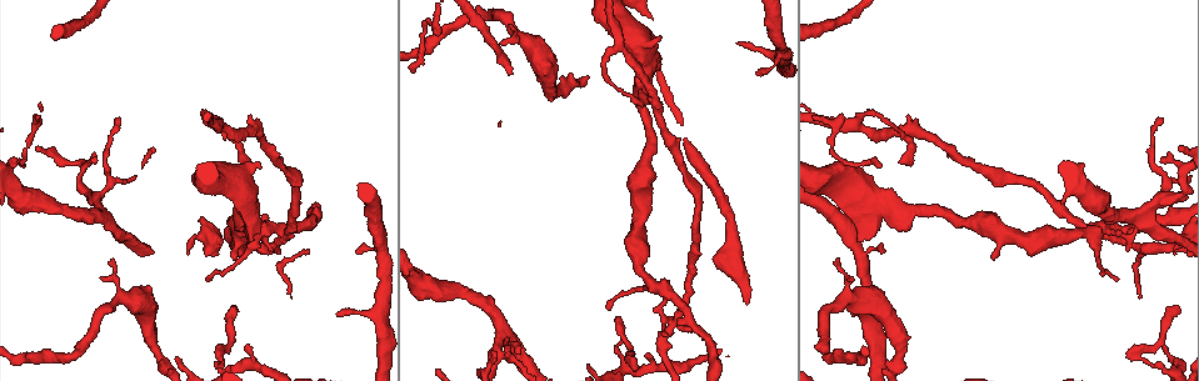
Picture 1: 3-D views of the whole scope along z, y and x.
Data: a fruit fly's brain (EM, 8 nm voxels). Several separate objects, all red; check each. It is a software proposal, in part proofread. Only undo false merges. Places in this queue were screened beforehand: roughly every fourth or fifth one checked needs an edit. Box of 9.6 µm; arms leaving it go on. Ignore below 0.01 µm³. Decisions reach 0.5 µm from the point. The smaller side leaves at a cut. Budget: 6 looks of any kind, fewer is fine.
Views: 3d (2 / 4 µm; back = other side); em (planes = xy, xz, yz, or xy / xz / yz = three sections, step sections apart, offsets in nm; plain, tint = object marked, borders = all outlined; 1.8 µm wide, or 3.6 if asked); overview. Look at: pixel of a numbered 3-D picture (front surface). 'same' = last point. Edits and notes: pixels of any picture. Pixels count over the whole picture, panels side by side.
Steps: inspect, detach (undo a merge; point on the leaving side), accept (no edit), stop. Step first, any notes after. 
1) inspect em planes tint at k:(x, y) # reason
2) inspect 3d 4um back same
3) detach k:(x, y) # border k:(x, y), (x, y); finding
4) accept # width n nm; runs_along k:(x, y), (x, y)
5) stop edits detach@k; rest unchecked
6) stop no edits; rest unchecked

inspect 3d 2um at 1:(1147, 364) # abrupt turn

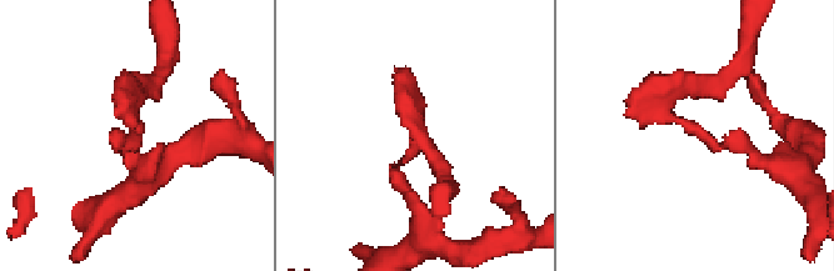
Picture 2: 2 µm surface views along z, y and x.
inspect em xz step 4 tint at 2:(414, 145)

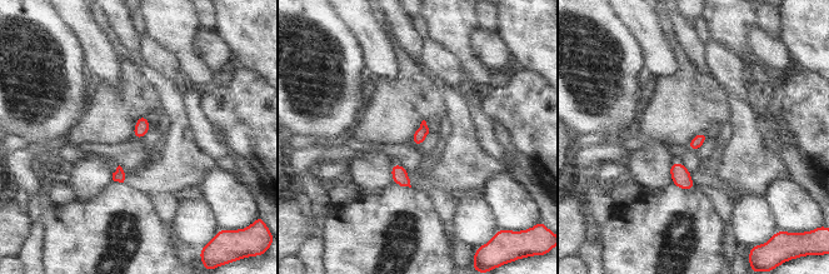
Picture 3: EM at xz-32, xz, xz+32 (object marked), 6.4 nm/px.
inspect em planes tint same # cut it another way

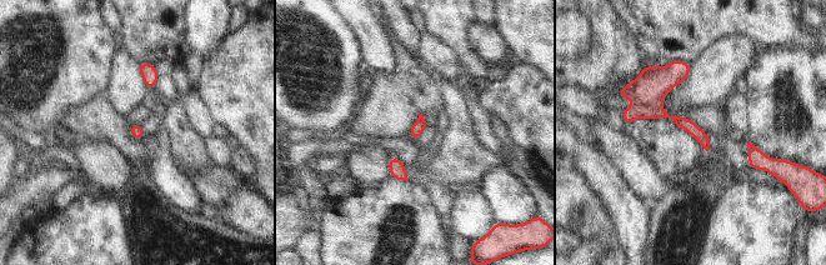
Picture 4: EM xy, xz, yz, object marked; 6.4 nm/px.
detach 4:(654, 83) # border 4:(636, 103), (659, 105); two neurons meet here

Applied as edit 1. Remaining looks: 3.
inspect 3d 4um at 1:(284, 235) # arms run side by side

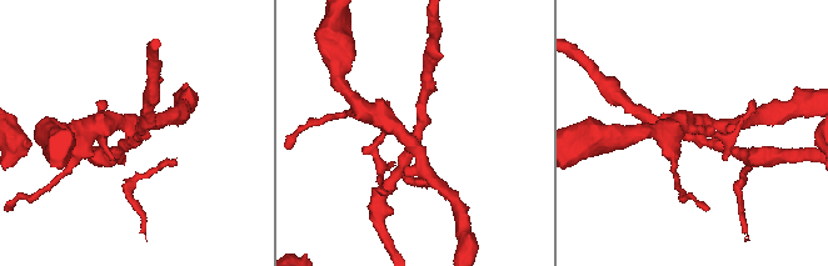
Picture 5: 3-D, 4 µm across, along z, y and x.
inspect em yz step 16 tint at 5:(409, 141) # shape alone is not enough

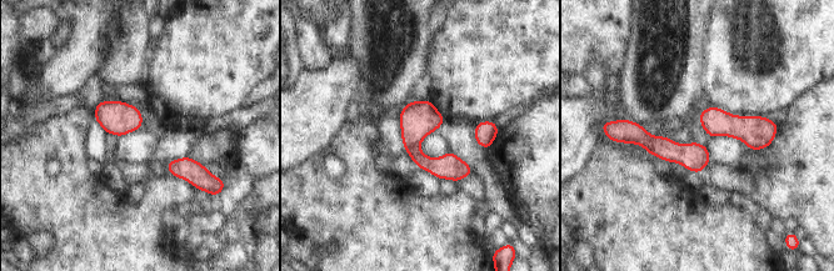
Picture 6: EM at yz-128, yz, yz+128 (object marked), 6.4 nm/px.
inspect em planes borders same # cut it another way

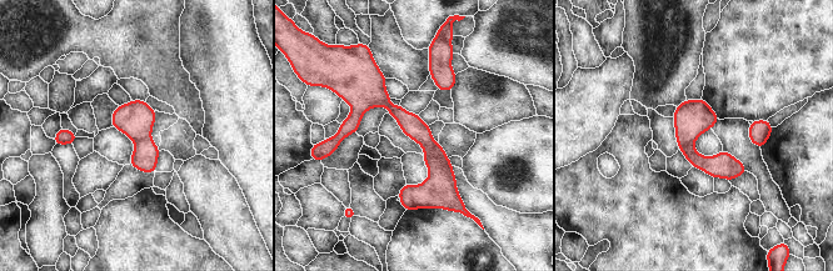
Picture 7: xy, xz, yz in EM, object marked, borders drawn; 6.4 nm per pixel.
detach 7:(144, 157) # border 7:(149, 137), (135, 142); two neurons meet here

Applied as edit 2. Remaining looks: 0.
stop edits detach@4, detach@7; rest unchecked

